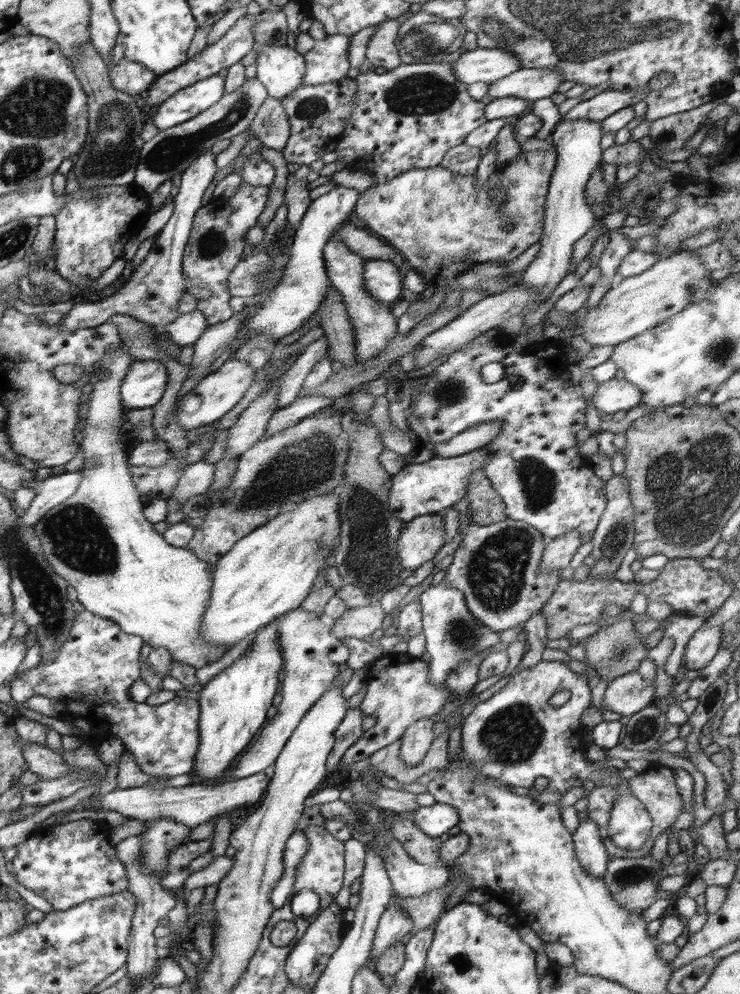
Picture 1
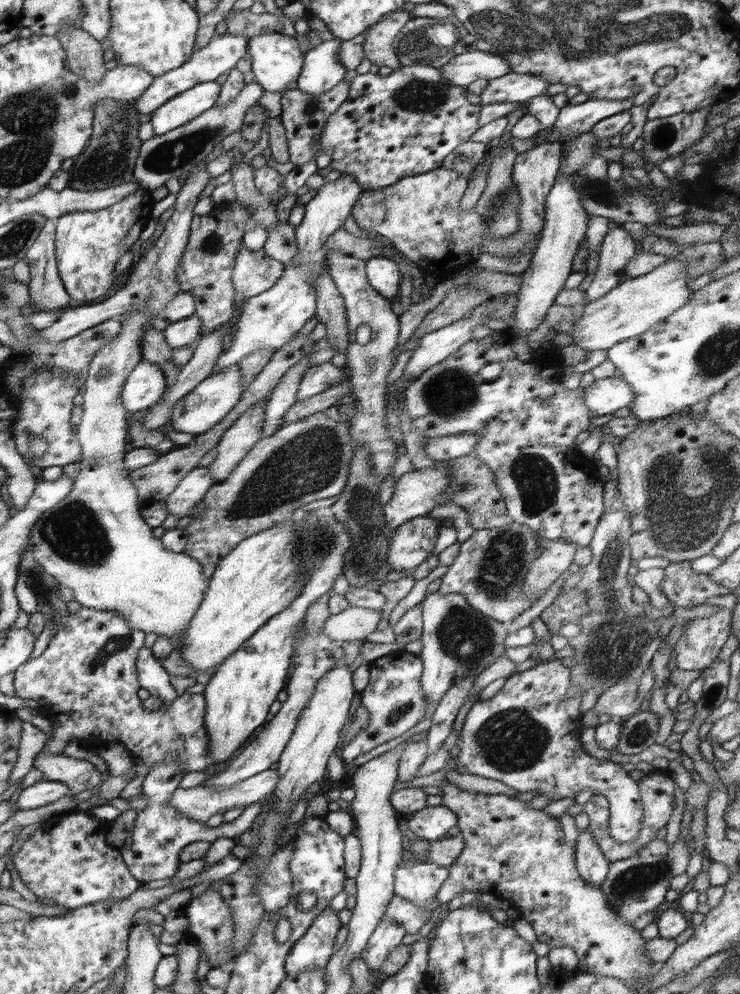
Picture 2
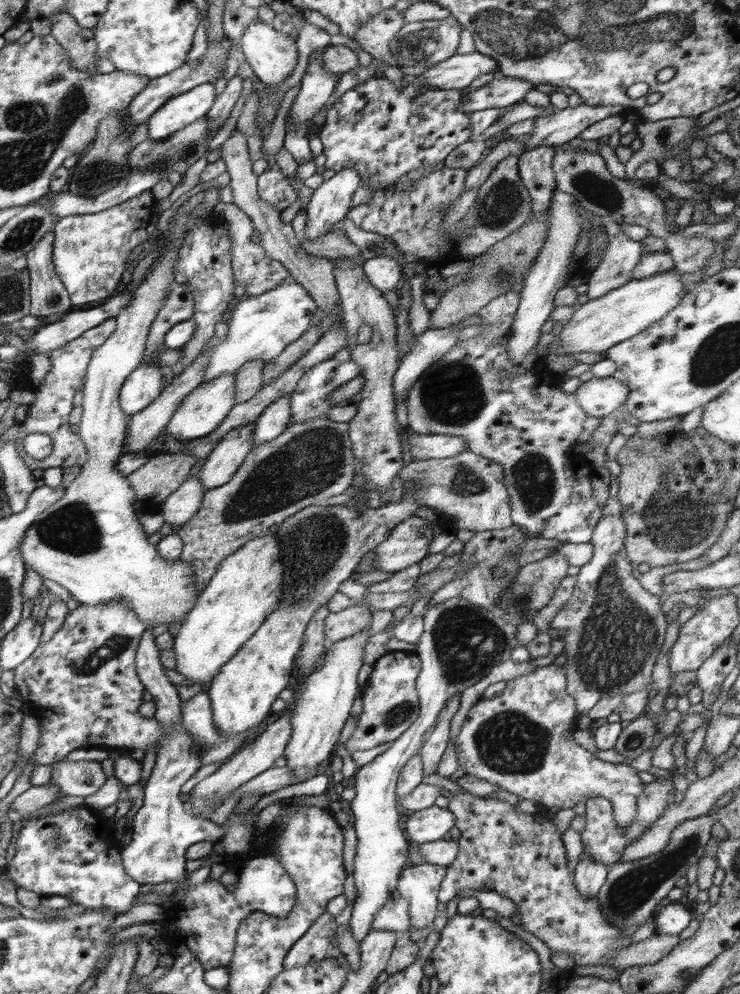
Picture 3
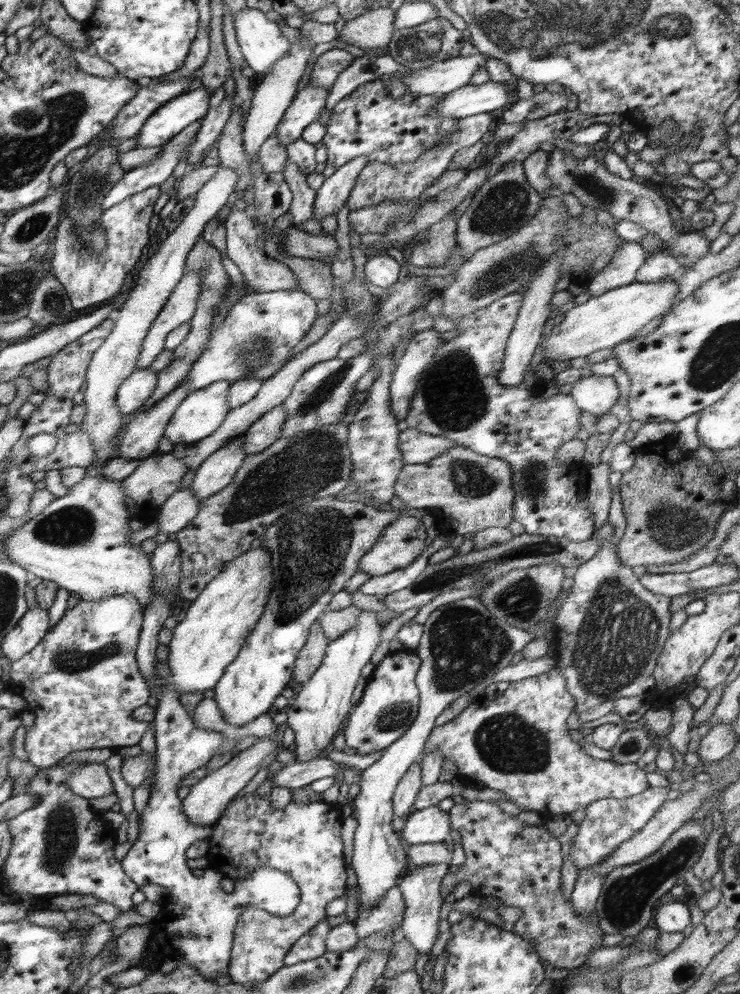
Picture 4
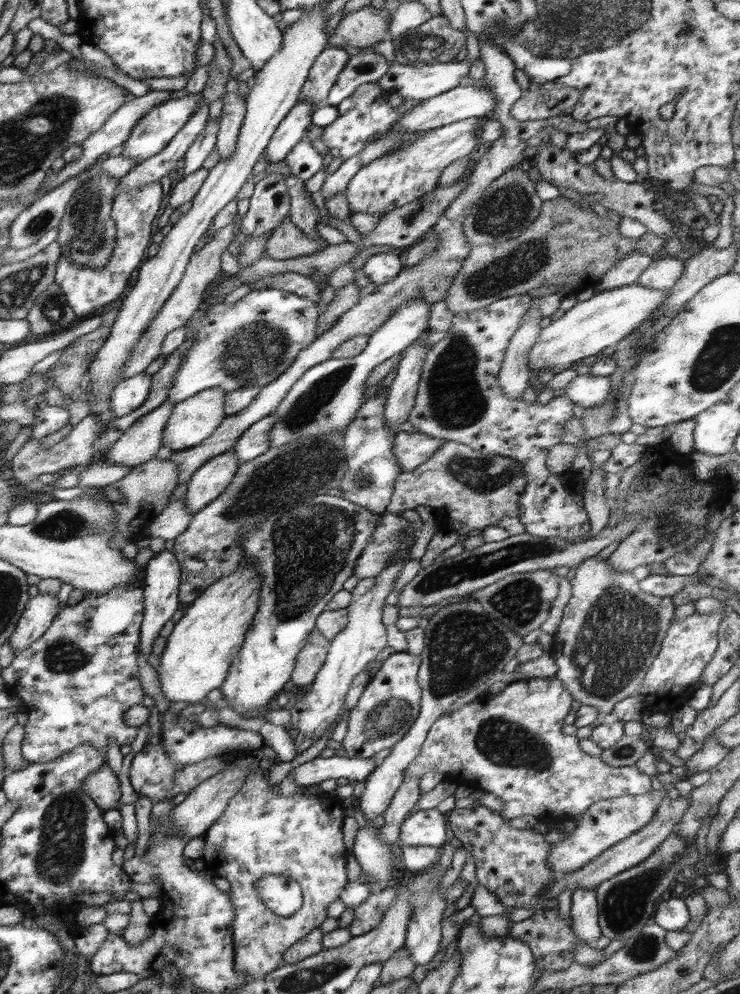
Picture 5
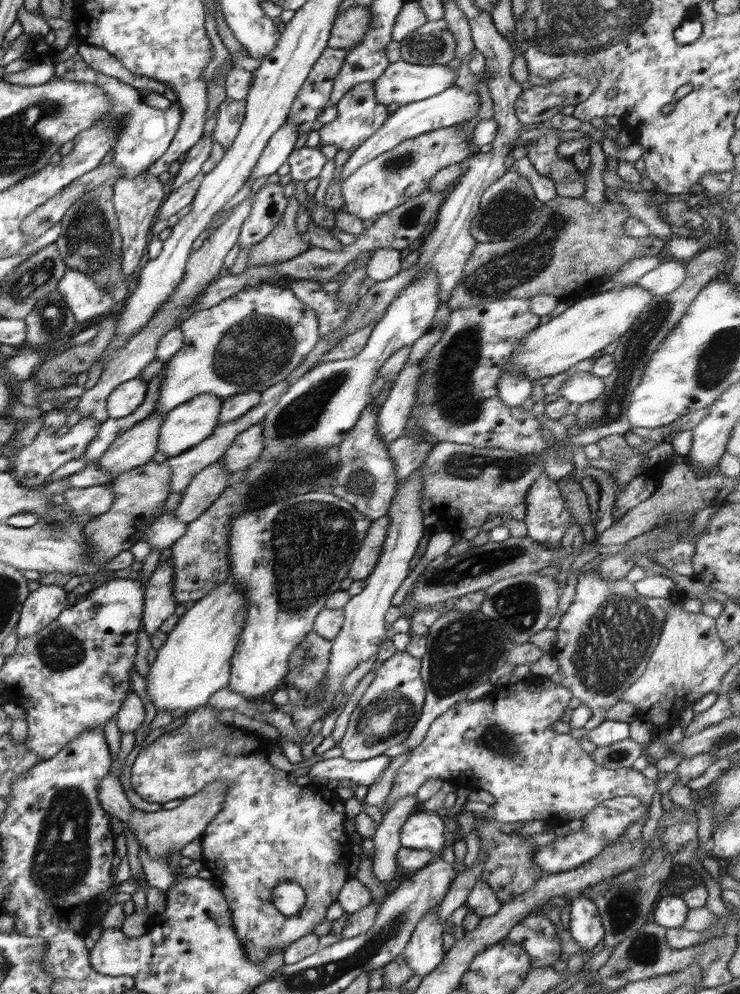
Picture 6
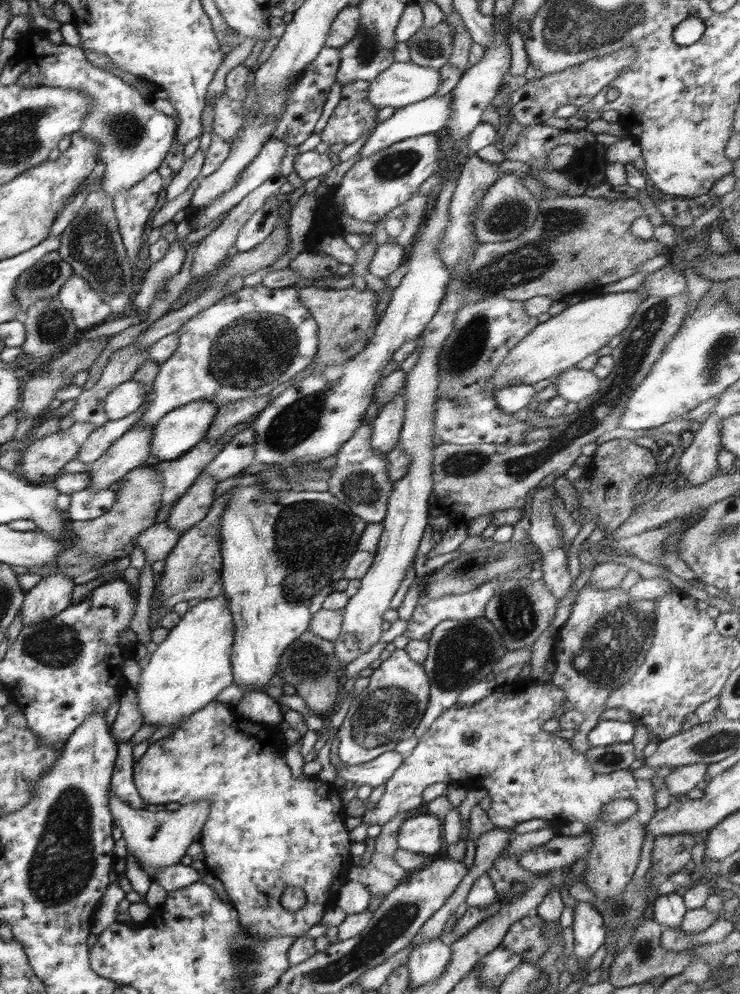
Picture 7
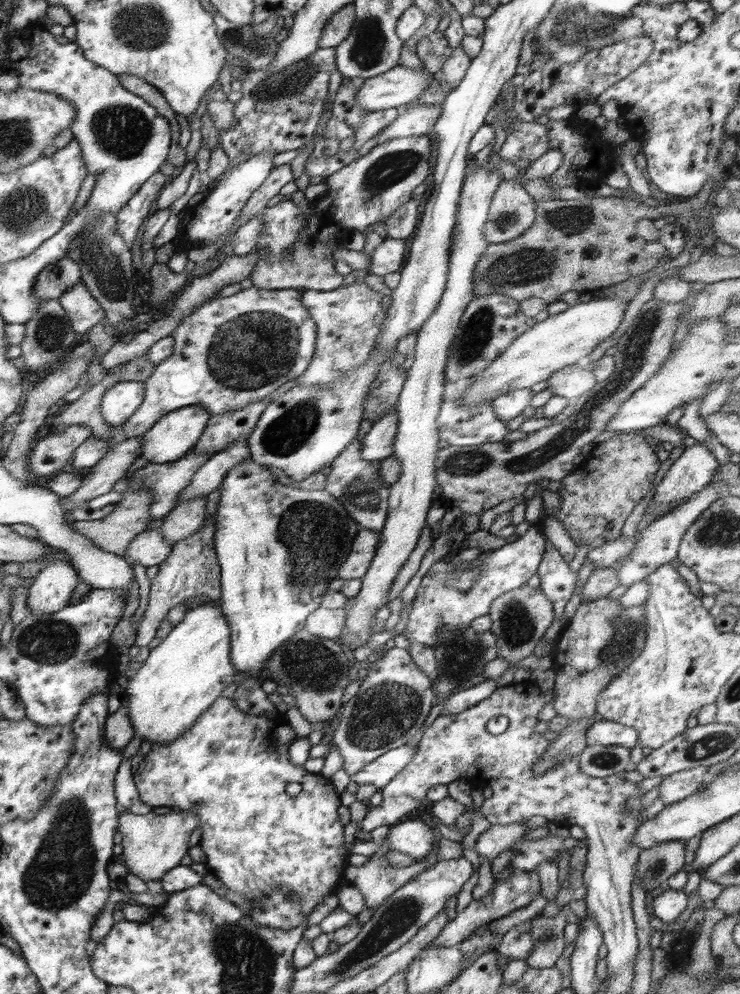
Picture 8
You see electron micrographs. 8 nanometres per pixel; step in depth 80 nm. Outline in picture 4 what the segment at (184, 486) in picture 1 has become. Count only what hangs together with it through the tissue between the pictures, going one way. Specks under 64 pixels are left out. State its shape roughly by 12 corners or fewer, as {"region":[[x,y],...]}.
{"region":[[190,488],[178,489],[158,510],[160,532],[180,532],[198,514]]}

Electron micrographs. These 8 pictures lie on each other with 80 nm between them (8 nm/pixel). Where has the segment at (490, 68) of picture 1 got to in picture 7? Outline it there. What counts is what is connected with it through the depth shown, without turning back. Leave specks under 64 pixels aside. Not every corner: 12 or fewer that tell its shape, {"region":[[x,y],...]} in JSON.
{"region":[[394,61],[367,101],[395,109],[440,93],[441,71]]}

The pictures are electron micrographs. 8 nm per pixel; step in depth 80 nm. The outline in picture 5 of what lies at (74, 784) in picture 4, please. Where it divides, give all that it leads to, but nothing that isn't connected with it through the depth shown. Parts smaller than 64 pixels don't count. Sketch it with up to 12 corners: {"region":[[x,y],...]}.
{"region":[[108,765],[81,782],[104,812],[117,806],[120,783]]}

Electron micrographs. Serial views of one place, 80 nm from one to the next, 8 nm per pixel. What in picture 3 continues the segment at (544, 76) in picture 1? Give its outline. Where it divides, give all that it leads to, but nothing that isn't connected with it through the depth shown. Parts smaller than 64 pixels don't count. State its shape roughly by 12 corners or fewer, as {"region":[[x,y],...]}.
{"region":[[496,75],[461,96],[472,114],[506,108],[523,100],[535,84]]}

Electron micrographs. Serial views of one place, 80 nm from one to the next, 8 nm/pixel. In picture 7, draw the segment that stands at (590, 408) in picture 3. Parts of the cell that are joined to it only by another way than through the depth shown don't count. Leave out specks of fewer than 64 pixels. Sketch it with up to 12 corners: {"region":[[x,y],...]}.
{"region":[[569,368],[556,376],[558,397],[579,403],[601,386],[591,371]]}

